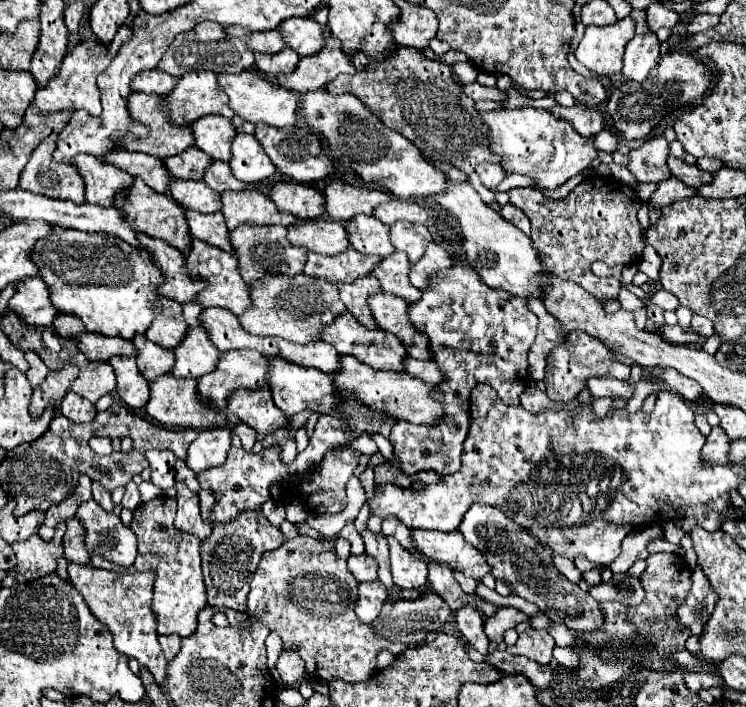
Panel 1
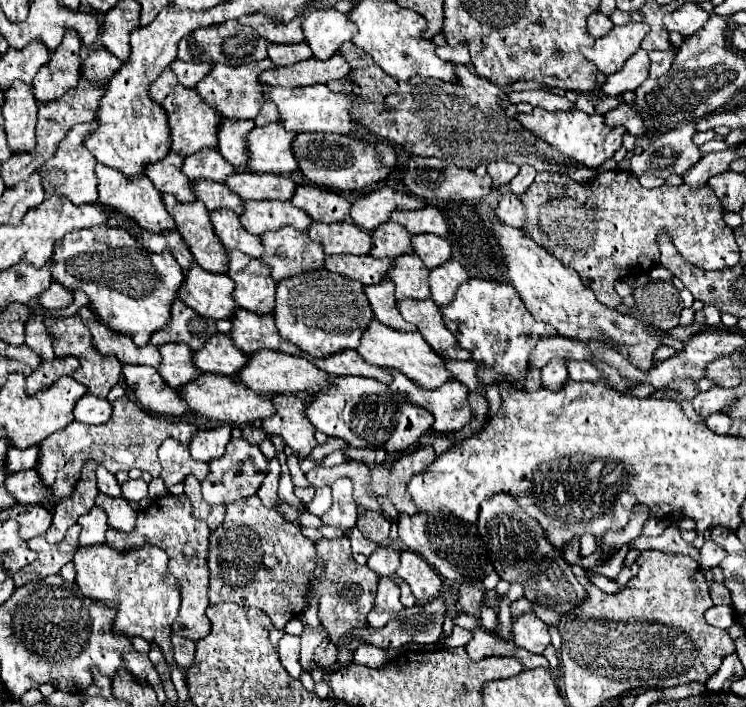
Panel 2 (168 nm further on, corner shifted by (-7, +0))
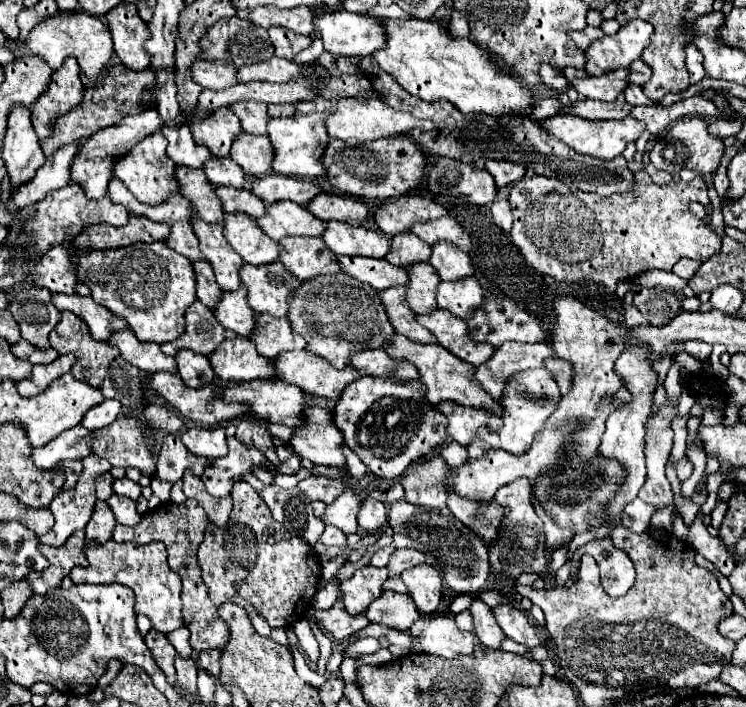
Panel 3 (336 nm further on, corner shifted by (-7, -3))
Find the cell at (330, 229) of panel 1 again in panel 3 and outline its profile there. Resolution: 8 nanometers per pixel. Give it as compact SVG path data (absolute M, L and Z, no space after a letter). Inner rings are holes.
M329 221L321 237L335 255L363 255L383 259L389 251L389 239L381 231L343 221Z

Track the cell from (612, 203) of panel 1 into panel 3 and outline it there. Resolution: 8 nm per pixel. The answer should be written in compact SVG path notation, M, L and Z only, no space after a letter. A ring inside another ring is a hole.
M635 171L633 191L625 195L613 195L613 197L599 197L597 193L571 189L557 179L535 175L531 179L521 179L517 185L511 187L511 195L509 195L511 213L513 213L511 237L513 237L513 243L519 247L519 251L525 255L525 259L537 271L557 281L577 283L579 287L587 289L595 297L605 299L615 293L619 281L631 281L643 271L649 271L649 269L671 271L671 267L681 257L705 263L705 259L711 259L713 255L717 255L717 251L721 251L723 237L711 229L711 221L695 217L689 209L693 201L699 201L701 205L709 207L711 201L707 193L709 189L705 181L701 181L701 177L695 177L689 183L671 181L669 185L659 187L651 183L645 171Z

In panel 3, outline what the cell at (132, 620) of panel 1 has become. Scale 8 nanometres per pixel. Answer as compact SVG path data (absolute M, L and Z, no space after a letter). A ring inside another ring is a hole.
M89 543L85 545L87 567L73 567L69 573L73 583L99 583L111 585L119 583L135 593L135 613L147 615L153 623L153 629L161 633L169 633L183 625L181 619L181 577L169 569L167 565L167 551L163 543L149 543L149 545L135 545L135 543Z

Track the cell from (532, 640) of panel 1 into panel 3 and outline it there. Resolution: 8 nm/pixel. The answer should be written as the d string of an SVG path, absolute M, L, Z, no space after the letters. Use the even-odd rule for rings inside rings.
M499 605L493 609L493 613L495 613L495 619L497 619L499 627L503 629L503 633L507 637L511 637L513 641L517 641L529 649L543 645L543 639L537 635L537 631L531 625L525 611L515 609L513 605Z

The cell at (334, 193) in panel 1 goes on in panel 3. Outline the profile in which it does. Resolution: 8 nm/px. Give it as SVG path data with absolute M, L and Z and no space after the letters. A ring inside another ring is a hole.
M401 195L379 205L373 213L373 221L383 233L397 235L401 231L409 231L415 221L437 219L445 213L447 211L439 203L433 203L419 195Z

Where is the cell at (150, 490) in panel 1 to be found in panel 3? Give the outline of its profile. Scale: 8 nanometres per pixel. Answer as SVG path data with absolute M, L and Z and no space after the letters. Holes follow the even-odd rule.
M115 479L113 481L113 491L117 493L117 495L123 495L123 497L129 497L129 499L133 499L133 501L137 501L139 497L141 497L141 485L139 483L135 483L135 481L131 481L131 479Z

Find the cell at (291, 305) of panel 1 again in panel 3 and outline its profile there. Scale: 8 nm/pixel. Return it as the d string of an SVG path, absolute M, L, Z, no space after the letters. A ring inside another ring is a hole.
M345 273L317 275L313 281L303 281L301 287L293 291L293 299L289 299L287 319L293 333L307 341L305 349L323 357L337 369L347 365L353 351L377 349L393 335L377 291Z

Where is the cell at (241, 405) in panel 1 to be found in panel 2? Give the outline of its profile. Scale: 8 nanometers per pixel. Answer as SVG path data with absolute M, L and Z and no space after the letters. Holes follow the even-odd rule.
M275 394L273 404L277 414L263 420L263 430L267 436L279 436L283 442L293 448L295 454L307 456L315 446L315 428L305 416L307 402L293 394Z

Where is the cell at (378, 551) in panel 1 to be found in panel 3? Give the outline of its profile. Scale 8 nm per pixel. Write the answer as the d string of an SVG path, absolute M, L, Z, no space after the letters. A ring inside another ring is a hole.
M365 499L359 509L357 521L359 521L359 527L363 533L375 535L387 525L387 507L381 501Z

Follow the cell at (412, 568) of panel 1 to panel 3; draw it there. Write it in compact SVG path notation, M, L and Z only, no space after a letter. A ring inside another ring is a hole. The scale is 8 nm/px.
M417 565L401 573L409 595L421 613L433 613L441 603L441 573L431 565Z

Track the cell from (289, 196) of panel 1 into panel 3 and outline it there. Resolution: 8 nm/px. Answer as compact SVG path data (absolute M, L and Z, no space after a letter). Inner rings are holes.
M321 193L313 203L307 207L309 213L313 213L321 221L345 221L349 225L361 225L367 217L367 207L361 199L355 197L341 197L335 193Z

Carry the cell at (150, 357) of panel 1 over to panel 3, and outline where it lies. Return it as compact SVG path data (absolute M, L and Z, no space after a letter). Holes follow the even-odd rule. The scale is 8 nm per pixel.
M181 349L177 351L175 361L177 361L177 373L181 375L187 387L205 387L213 383L215 373L205 355L197 355L189 349Z

